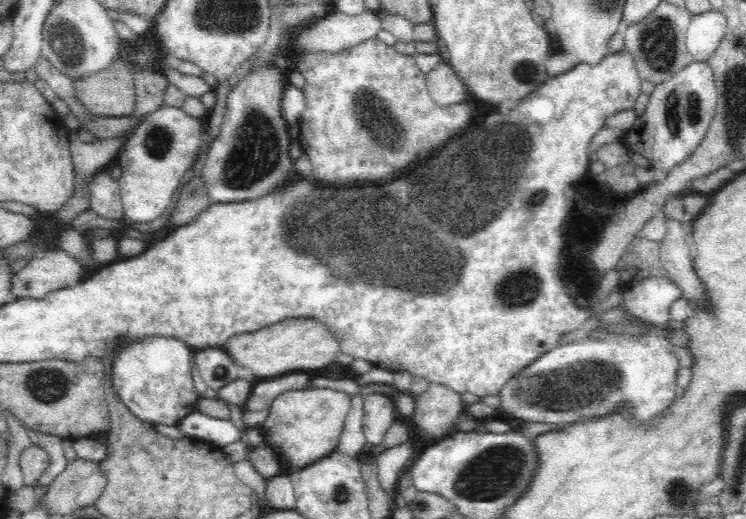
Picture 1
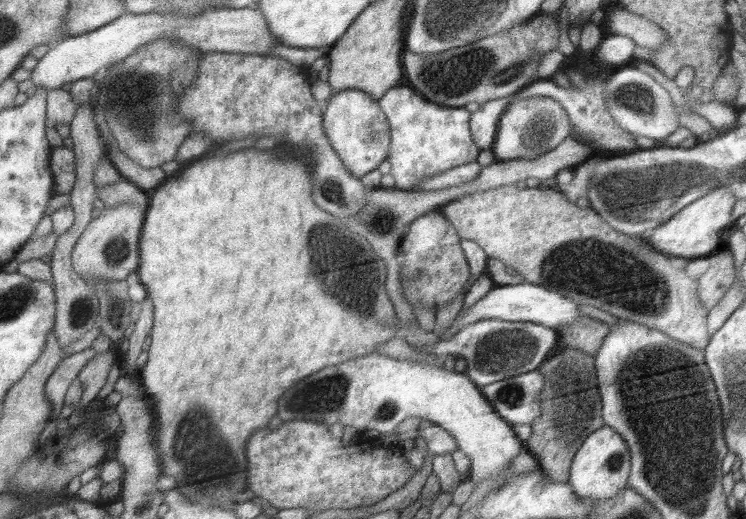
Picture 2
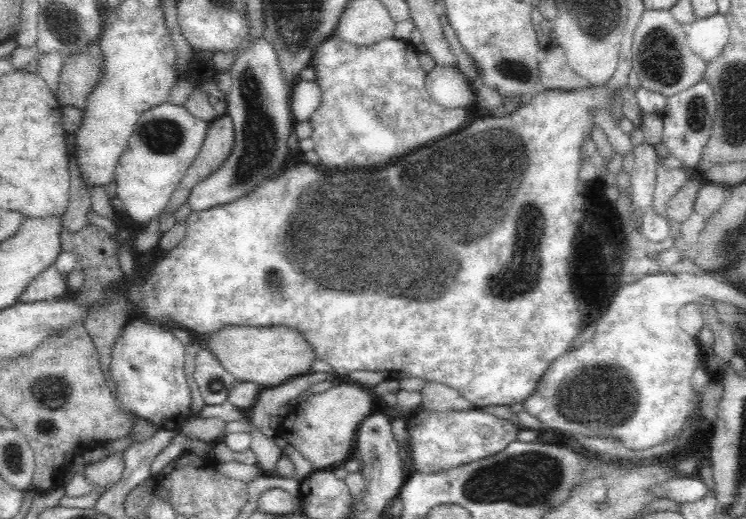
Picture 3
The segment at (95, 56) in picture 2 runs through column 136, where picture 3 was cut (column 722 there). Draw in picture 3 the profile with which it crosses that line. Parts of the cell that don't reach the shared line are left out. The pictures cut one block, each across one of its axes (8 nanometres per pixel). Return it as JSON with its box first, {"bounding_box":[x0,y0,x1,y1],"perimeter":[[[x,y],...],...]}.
{"bounding_box":[686,13,730,62],"perimeter":[[[716,13],[697,18],[686,29],[689,47],[702,60],[710,62],[718,56],[730,36],[729,22],[725,15]]]}

